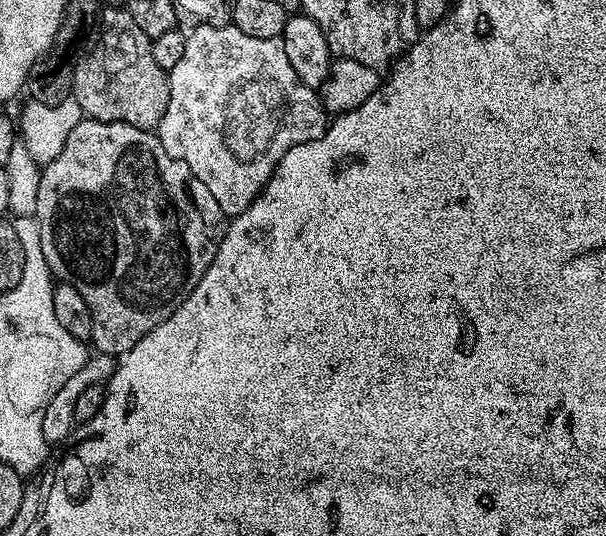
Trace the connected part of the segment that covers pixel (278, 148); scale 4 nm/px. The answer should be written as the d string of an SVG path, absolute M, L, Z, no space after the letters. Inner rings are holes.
M202 24L191 30L193 32L187 33L188 41L186 42L186 50L182 53L182 59L178 62L178 66L174 66L168 72L170 102L166 106L166 114L160 123L158 135L162 146L166 146L166 154L186 162L186 166L190 166L190 170L196 175L198 182L202 182L202 186L206 186L206 190L210 190L210 194L214 194L214 198L218 201L218 206L223 210L225 217L231 218L239 216L241 212L248 209L250 202L254 202L254 198L258 198L258 194L264 189L266 182L272 176L272 172L278 166L282 154L286 154L286 150L290 150L302 142L318 139L328 129L330 116L324 110L317 89L306 86L302 82L302 78L298 78L298 74L294 74L294 66L290 66L290 58L286 58L283 39L250 38L250 34L242 34L242 30L231 26L215 28L209 24Z

